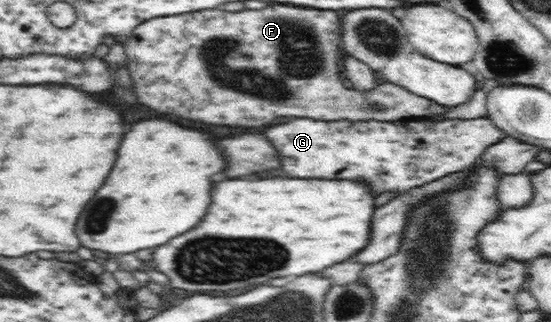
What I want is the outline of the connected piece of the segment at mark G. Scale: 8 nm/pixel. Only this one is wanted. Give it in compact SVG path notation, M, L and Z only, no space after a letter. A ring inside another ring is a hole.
M488 114L436 122L405 119L331 123L299 117L267 127L261 135L275 143L275 151L283 159L283 175L299 179L363 179L375 197L383 193L399 196L450 174L463 173L478 162L489 146L506 136Z

